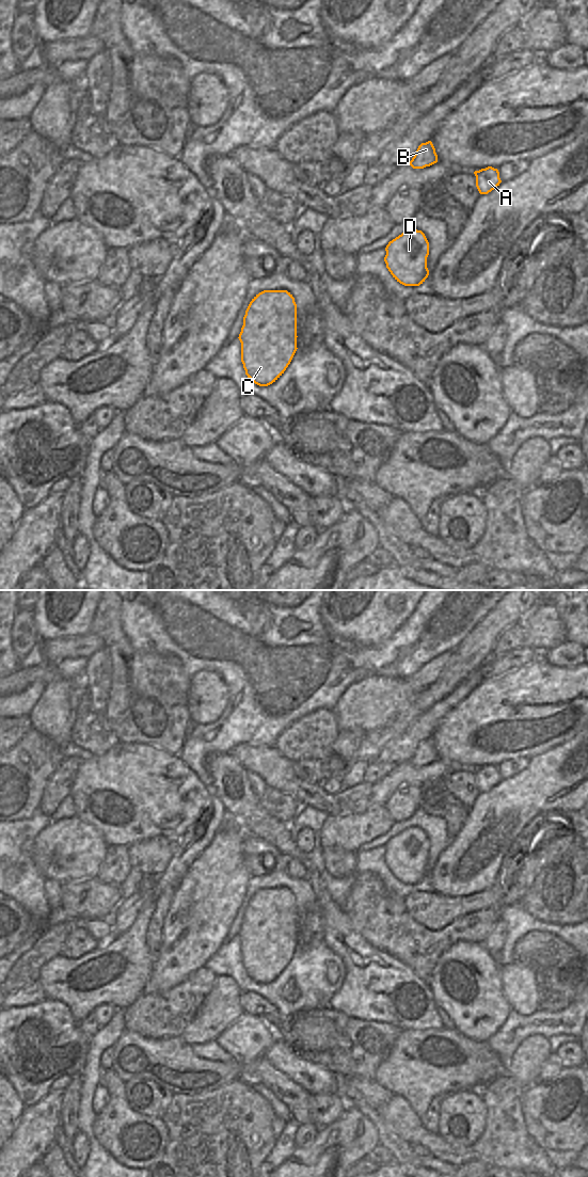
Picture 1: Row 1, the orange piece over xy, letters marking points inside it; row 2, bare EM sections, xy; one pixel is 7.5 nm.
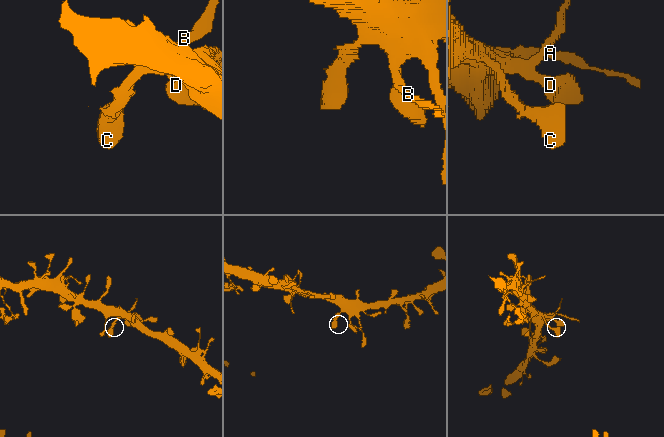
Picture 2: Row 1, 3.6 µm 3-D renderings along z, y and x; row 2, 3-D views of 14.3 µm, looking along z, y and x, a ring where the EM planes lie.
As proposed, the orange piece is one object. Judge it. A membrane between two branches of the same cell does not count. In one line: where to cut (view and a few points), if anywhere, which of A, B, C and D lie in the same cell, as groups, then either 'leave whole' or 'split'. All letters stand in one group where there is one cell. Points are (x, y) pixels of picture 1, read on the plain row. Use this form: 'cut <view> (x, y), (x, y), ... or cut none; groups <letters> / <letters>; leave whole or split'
cut none; groups A B C D; leave whole

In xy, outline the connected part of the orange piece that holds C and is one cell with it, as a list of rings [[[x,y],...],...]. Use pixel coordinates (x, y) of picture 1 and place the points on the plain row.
[[[264,888],[250,900],[239,932],[241,959],[248,975],[259,984],[275,980],[297,949],[297,902],[287,888]]]

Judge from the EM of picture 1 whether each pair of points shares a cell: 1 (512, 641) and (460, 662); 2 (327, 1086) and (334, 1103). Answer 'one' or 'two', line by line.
1: two
2: two

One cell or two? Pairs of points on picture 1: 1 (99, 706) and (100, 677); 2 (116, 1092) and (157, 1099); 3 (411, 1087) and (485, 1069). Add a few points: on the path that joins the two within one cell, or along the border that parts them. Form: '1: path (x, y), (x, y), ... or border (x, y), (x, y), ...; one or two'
1: path (99, 699), (99, 684); one
2: border (125, 1082), (127, 1103), (133, 1111), (141, 1114); two
3: path (429, 1069), (466, 1069); one

